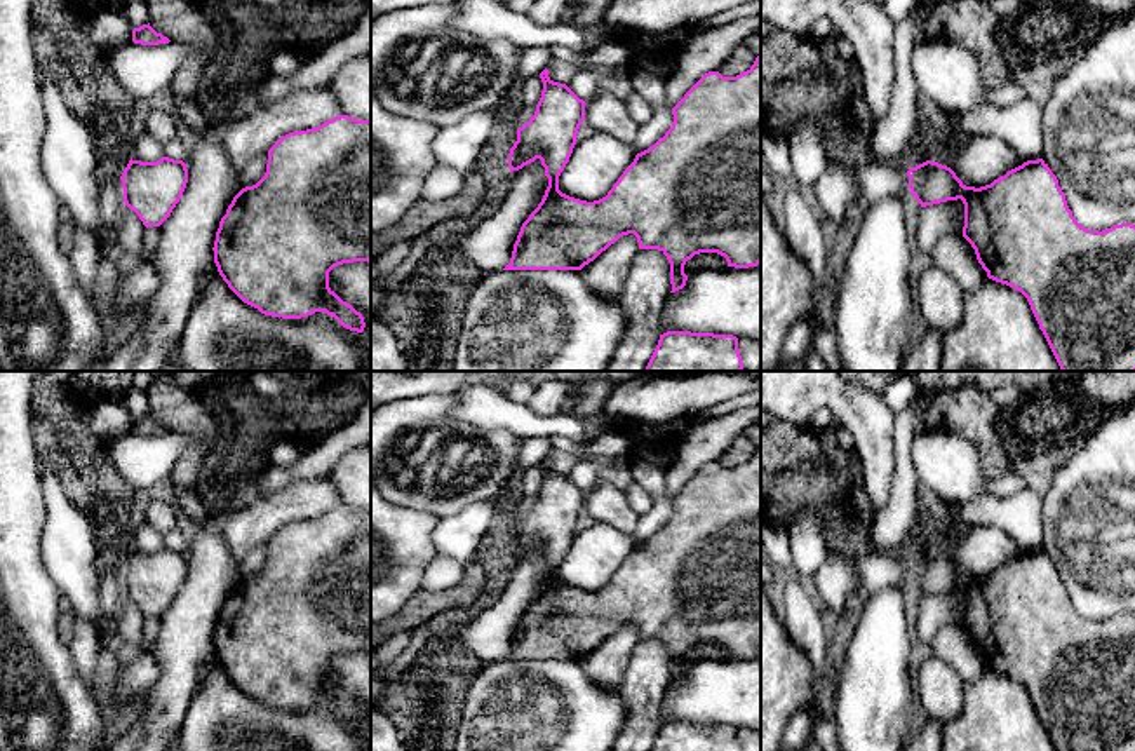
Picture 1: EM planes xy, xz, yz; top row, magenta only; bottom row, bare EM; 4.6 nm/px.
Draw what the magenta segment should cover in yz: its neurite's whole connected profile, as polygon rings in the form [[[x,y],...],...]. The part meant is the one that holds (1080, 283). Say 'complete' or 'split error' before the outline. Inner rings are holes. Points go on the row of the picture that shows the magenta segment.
complete; [[[1043,159],[980,188],[966,186],[950,167],[933,160],[909,167],[907,176],[921,207],[963,200],[963,237],[989,279],[1027,298],[1062,371],[1135,371],[1135,225],[1102,232],[1081,227]]]

